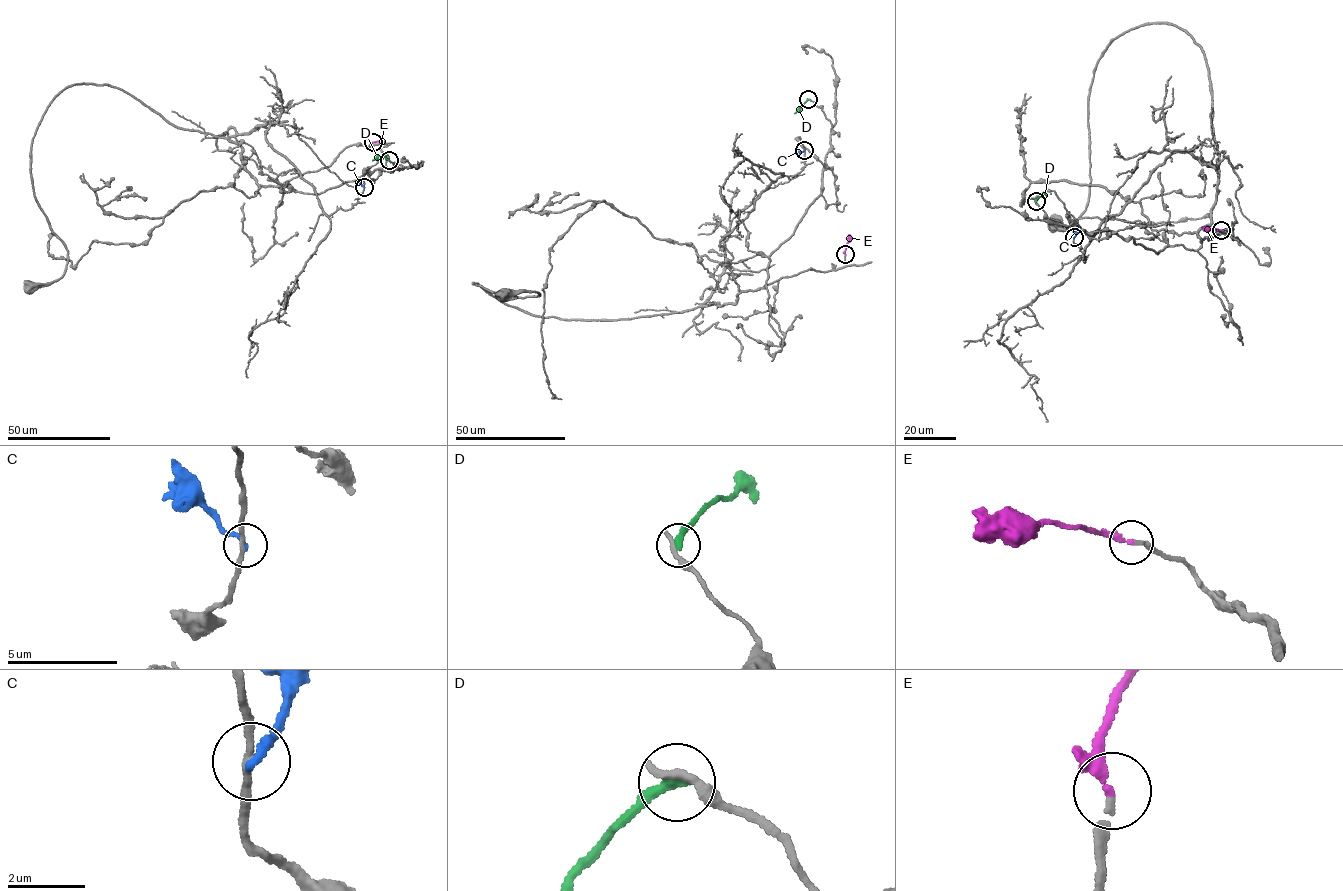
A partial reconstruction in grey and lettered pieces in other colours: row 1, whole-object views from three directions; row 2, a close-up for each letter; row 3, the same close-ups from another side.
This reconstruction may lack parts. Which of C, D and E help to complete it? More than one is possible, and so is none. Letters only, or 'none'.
E

